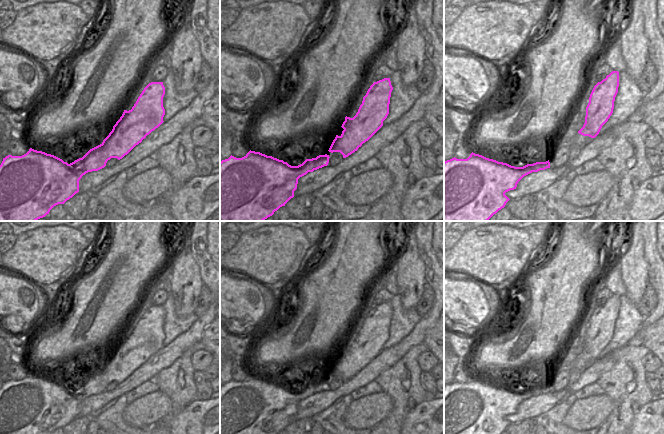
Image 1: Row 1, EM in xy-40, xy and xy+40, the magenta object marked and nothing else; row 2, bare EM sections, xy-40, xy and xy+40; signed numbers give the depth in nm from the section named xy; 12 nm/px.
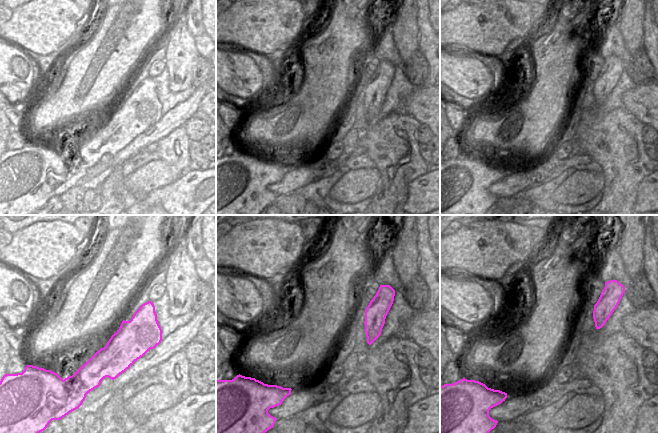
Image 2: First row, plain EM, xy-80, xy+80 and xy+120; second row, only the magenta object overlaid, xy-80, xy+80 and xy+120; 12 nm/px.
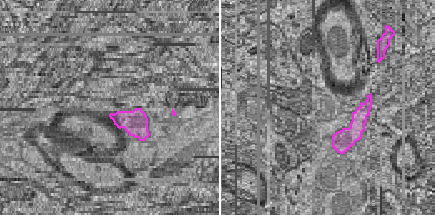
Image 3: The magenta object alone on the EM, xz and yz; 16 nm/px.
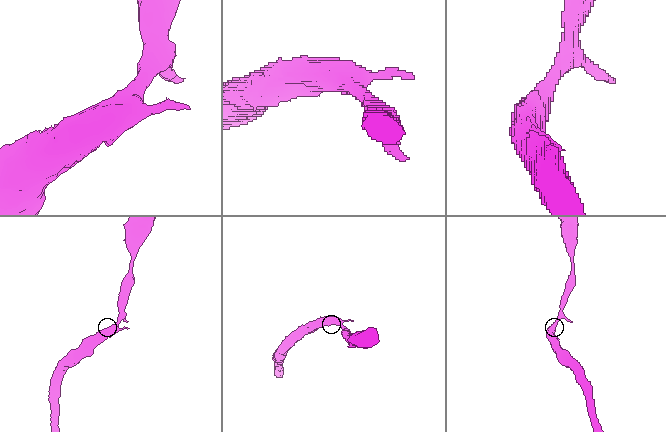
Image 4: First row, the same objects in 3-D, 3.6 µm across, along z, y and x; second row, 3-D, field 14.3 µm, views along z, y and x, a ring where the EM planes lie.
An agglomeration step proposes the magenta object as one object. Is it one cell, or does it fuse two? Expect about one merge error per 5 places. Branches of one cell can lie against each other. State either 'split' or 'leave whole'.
leave whole

